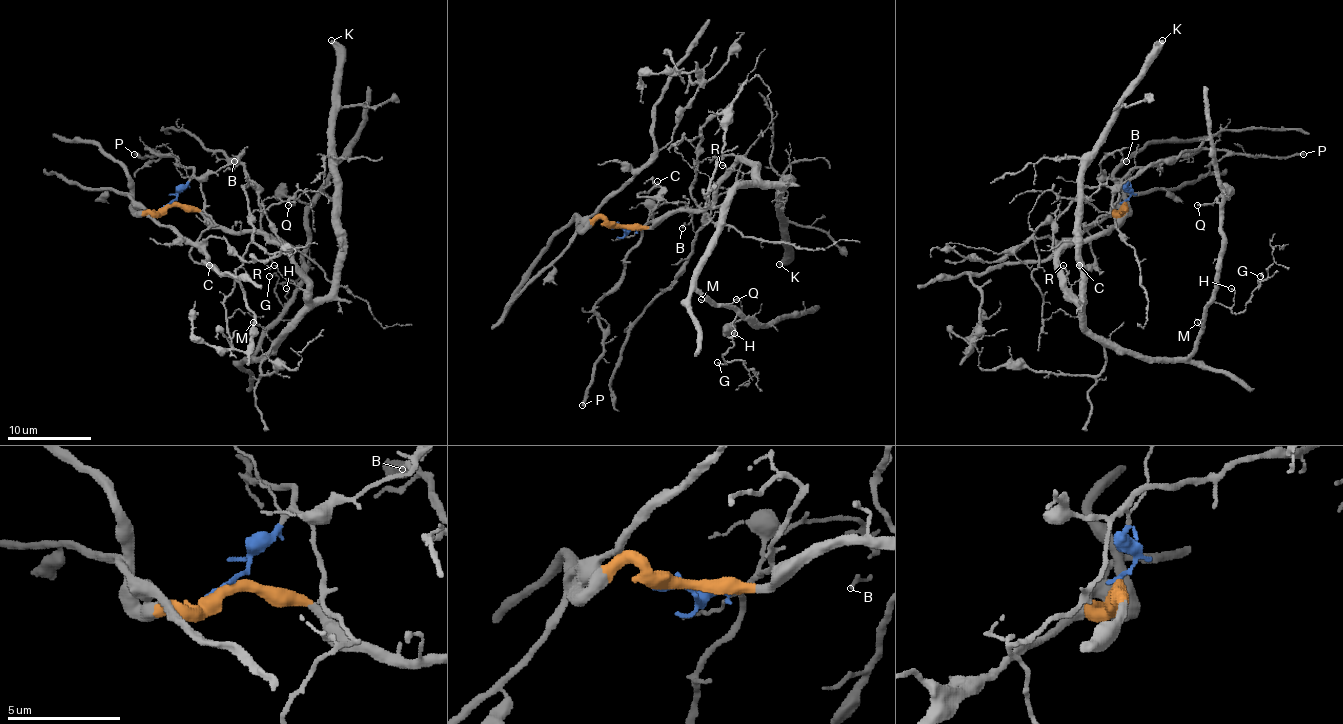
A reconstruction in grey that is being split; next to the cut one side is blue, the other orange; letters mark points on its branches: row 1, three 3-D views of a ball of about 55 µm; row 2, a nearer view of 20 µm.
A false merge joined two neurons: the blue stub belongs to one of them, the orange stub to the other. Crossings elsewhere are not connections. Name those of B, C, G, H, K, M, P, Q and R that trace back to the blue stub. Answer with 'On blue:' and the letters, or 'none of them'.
On blue: B, C, P

